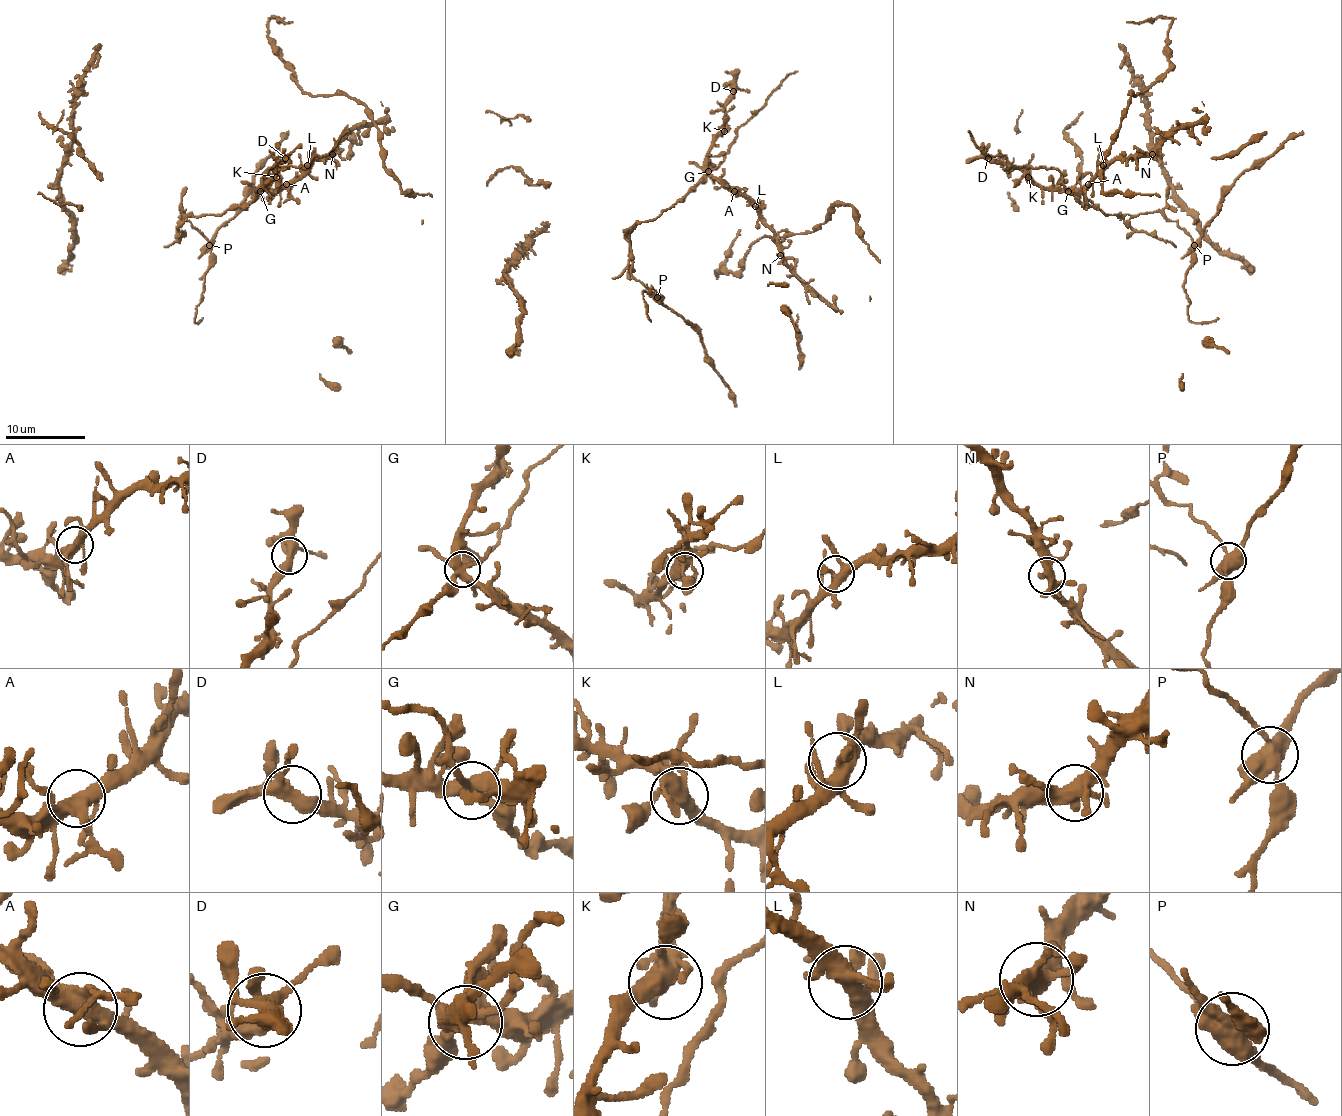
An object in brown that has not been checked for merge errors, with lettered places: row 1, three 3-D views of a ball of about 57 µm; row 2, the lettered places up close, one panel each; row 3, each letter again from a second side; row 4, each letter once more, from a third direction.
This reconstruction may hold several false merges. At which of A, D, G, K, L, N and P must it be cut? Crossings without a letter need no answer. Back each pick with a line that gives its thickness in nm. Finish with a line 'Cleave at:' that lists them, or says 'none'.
G: 440 nm
P: 550 nm
Cleave at: G, P

